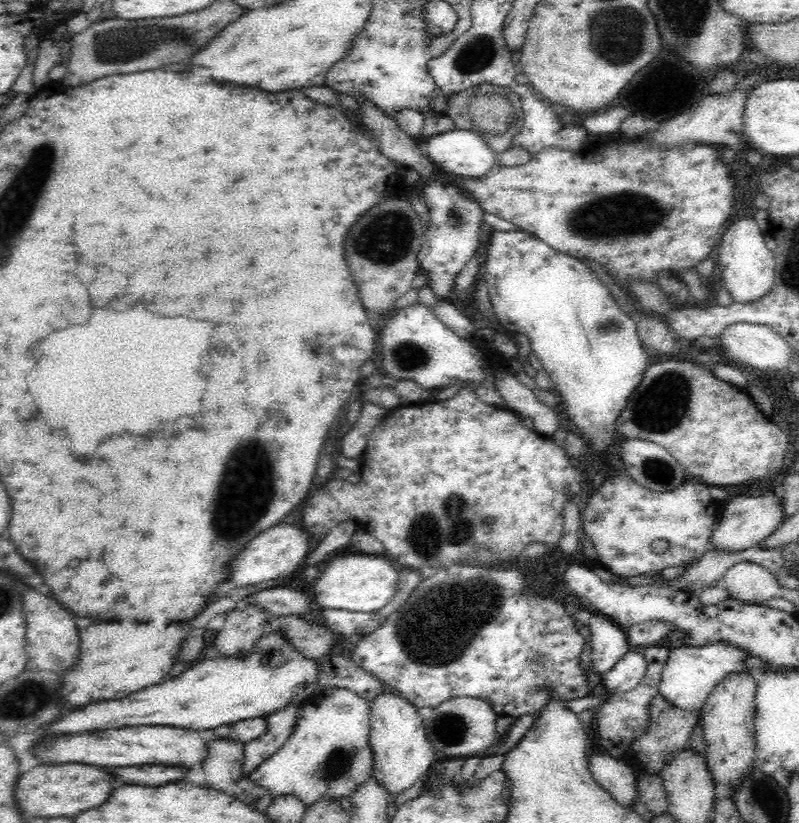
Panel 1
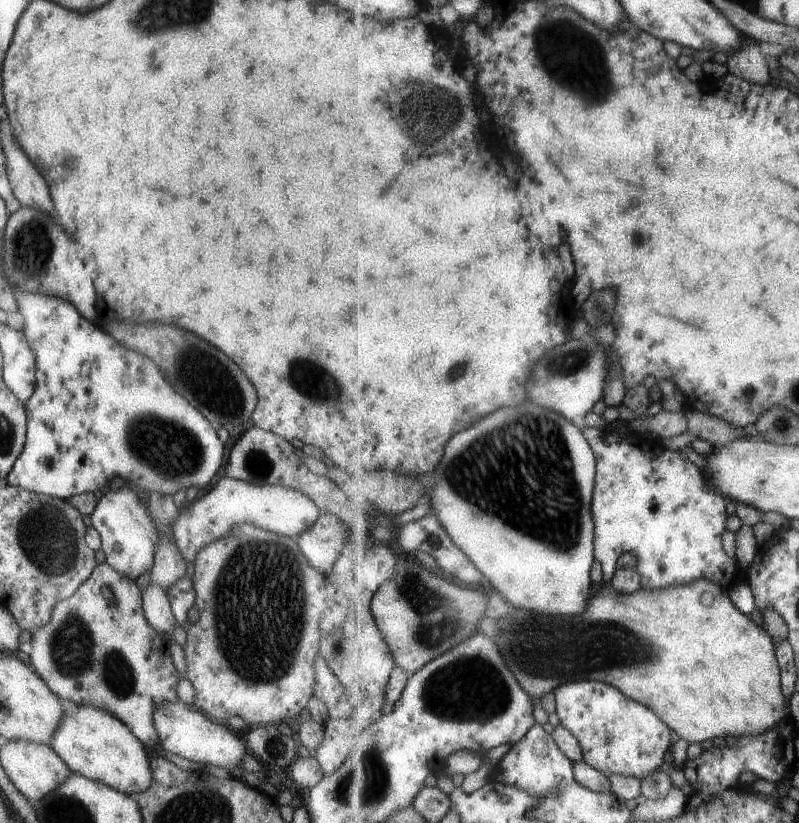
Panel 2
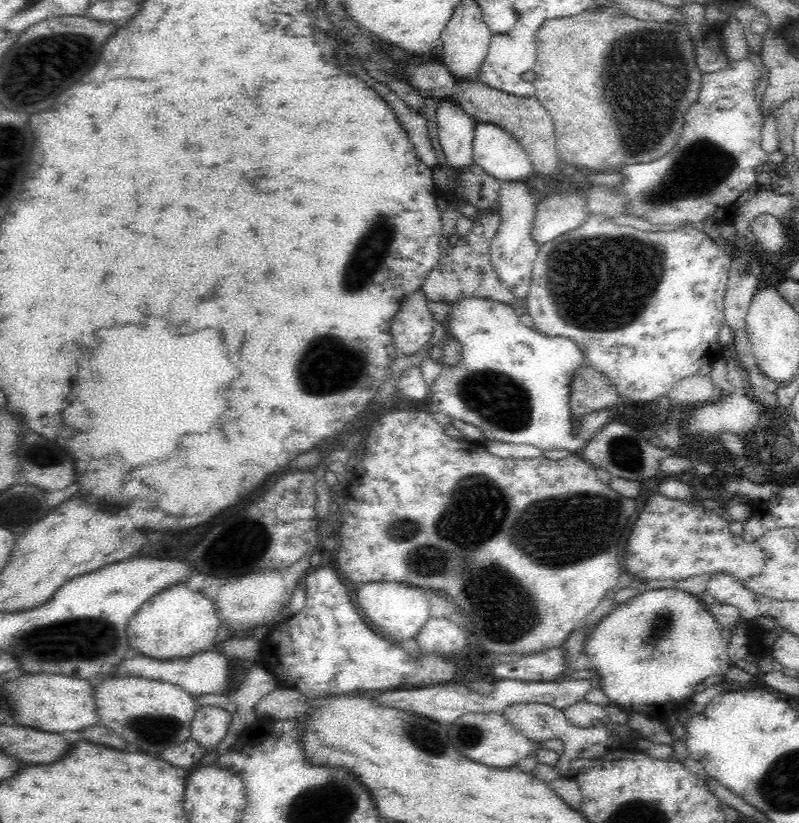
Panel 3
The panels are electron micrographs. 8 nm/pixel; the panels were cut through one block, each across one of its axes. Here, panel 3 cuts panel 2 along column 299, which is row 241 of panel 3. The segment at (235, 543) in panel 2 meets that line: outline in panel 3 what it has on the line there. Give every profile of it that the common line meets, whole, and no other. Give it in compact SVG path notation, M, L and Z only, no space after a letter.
M588 215L588 218L584 221L584 224L581 224L578 228L576 228L576 230L572 230L572 232L562 234L562 236L558 236L556 240L548 242L548 244L544 244L544 246L539 247L535 264L533 265L532 283L530 291L528 296L526 296L526 299L522 303L527 307L526 312L528 312L529 315L532 317L533 329L535 329L543 336L548 336L552 338L565 337L576 343L576 346L578 346L580 352L582 352L583 354L583 364L595 368L598 372L601 372L608 379L608 382L612 384L612 386L616 389L616 392L618 392L620 398L623 398L624 400L640 400L642 402L650 402L650 400L654 400L654 398L660 398L660 396L662 396L664 392L668 392L668 390L670 390L670 386L672 386L672 384L680 382L682 378L688 378L688 376L700 376L699 374L700 370L702 370L702 366L708 366L708 364L713 366L717 359L725 352L725 349L720 346L718 336L720 335L720 328L726 325L726 317L724 316L724 298L728 289L729 273L733 264L732 260L733 256L731 255L731 253L729 253L727 249L725 249L723 243L721 243L720 246L716 245L716 243L712 243L706 233L702 233L702 231L694 229L694 226L685 225L684 227L676 229L653 229L653 231L650 233L638 231L637 229L634 229L632 227L620 227L618 225L614 225L614 223L612 223L612 218L605 217L604 215Z

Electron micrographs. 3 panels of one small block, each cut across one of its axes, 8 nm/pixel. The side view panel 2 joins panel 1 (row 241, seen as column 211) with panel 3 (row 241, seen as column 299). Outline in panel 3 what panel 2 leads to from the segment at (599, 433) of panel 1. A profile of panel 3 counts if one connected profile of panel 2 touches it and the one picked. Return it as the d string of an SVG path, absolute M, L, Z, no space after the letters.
M502 181L499 202L500 228L496 232L490 246L491 264L499 280L523 302L528 296L531 283L533 265L538 254L539 246L532 240L530 231L536 216L537 201L528 189L529 183L522 181Z

